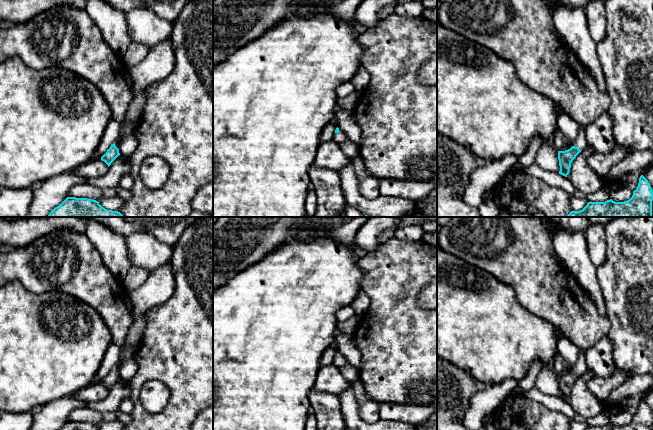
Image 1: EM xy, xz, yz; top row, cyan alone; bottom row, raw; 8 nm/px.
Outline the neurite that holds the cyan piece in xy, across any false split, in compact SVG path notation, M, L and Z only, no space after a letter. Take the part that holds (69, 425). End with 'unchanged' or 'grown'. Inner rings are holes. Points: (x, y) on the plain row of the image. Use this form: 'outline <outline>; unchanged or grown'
outline M67 421L59 430L101 430L98 425L87 422Z; unchanged

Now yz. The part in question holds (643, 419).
outline M641 399L637 412L632 421L624 426L615 426L612 423L605 426L588 426L586 430L652 430L653 414L648 404Z; unchanged

